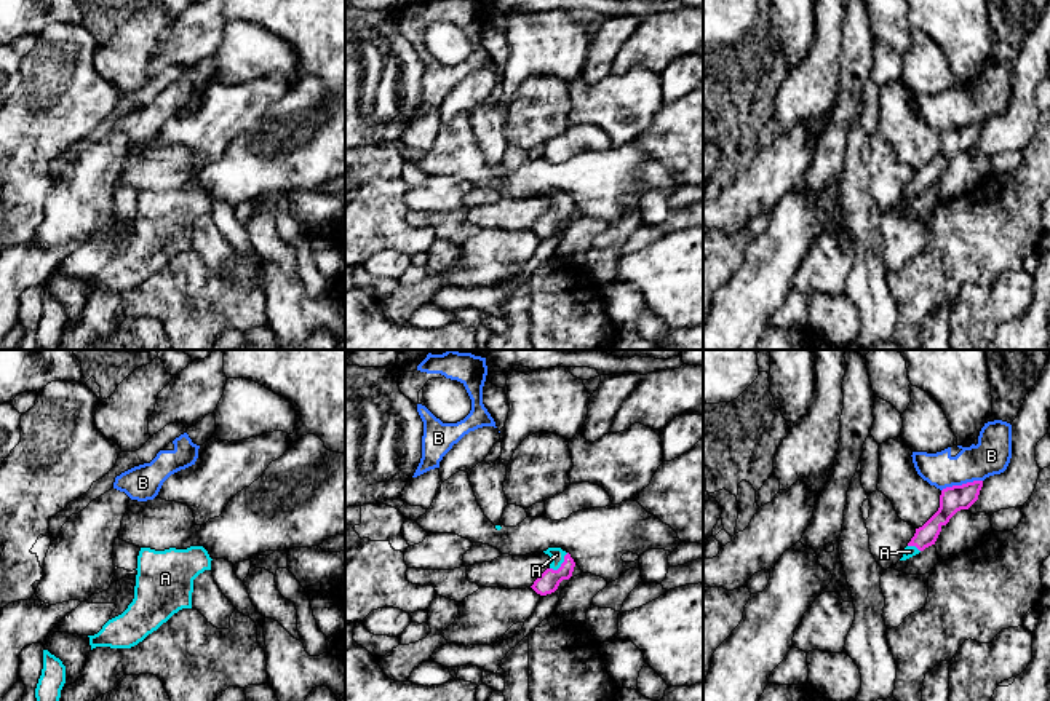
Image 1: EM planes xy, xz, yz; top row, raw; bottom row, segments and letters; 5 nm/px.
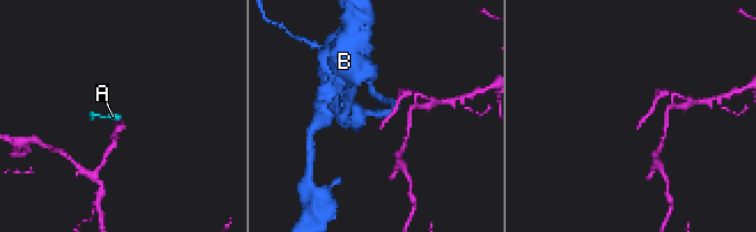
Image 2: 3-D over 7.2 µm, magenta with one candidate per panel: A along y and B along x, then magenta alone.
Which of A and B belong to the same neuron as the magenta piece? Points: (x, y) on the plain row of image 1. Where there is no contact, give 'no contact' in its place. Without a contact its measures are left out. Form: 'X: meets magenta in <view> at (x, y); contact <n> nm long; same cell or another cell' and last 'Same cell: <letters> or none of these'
A: meets magenta in xz at (561, 206); contact 130 nm long; same cell
B: meets magenta in yz at (962, 126); contact 220 nm long; another cell
Same cell: A

